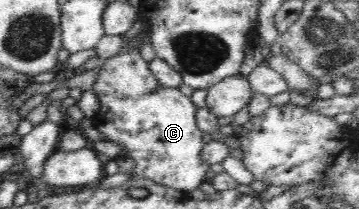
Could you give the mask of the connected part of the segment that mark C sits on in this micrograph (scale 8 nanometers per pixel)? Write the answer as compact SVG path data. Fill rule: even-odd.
M124 48L115 56L109 57L95 77L92 91L100 101L98 112L92 117L93 125L104 134L106 141L119 143L132 158L136 167L132 178L148 179L178 191L190 193L209 180L210 164L202 160L200 152L204 149L203 131L196 121L197 107L179 88L162 85L150 71L148 62L140 56L138 48Z

